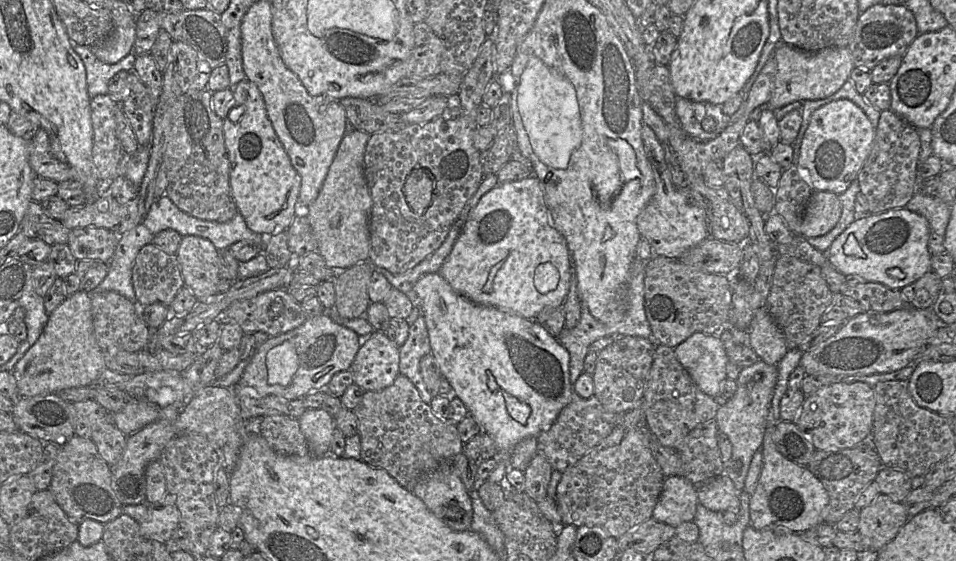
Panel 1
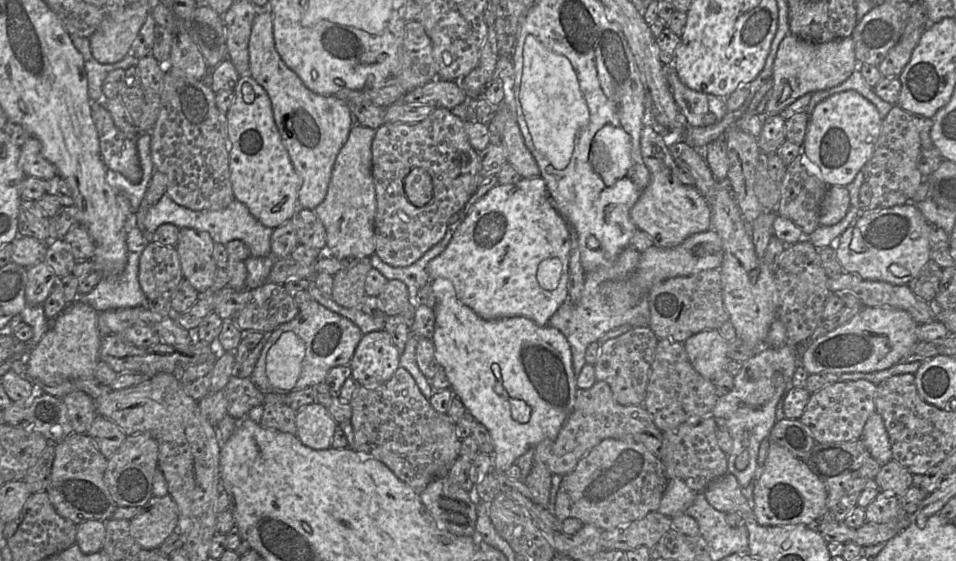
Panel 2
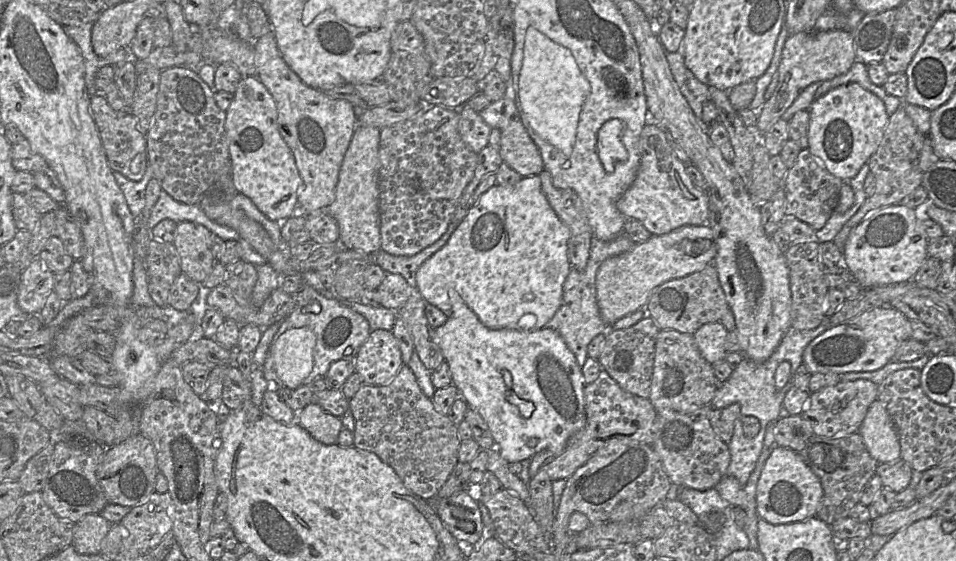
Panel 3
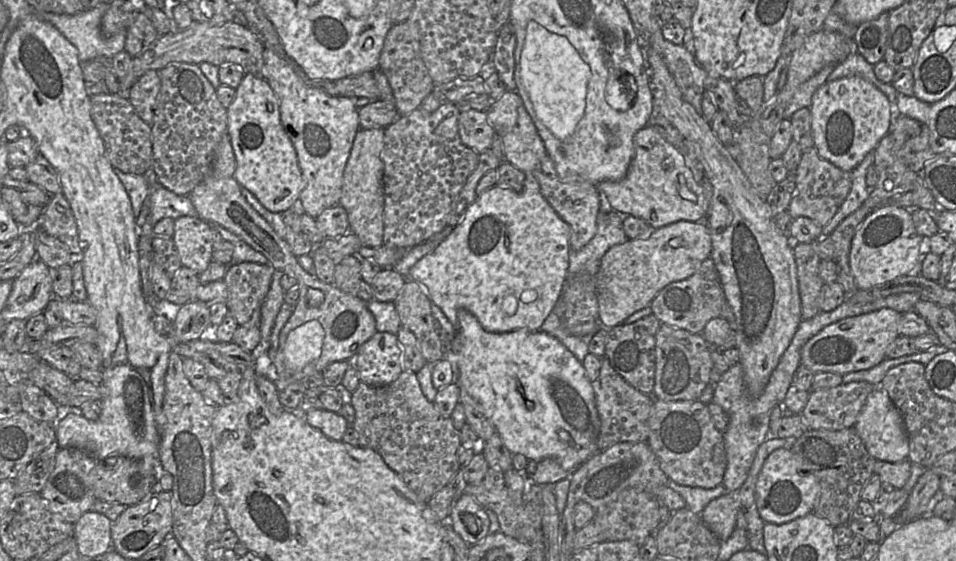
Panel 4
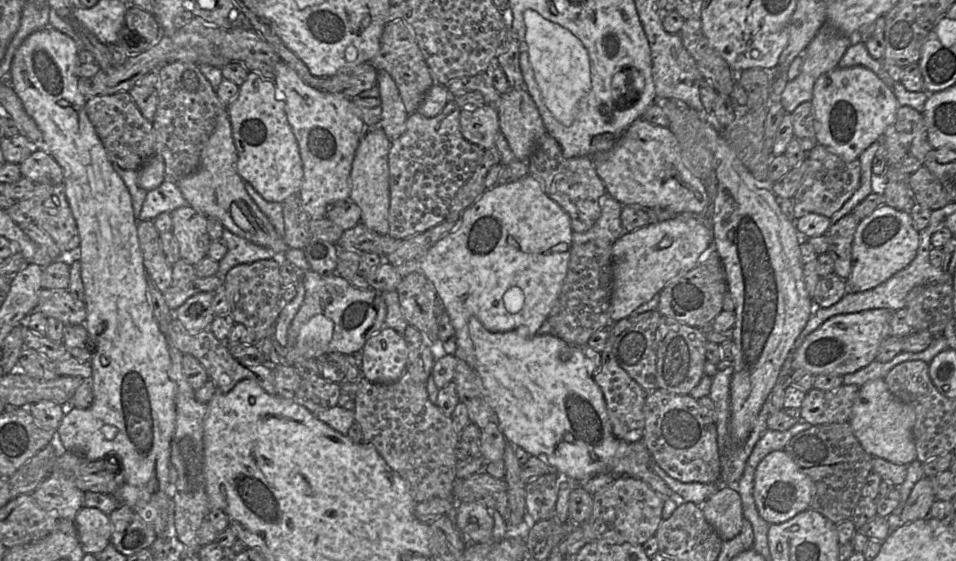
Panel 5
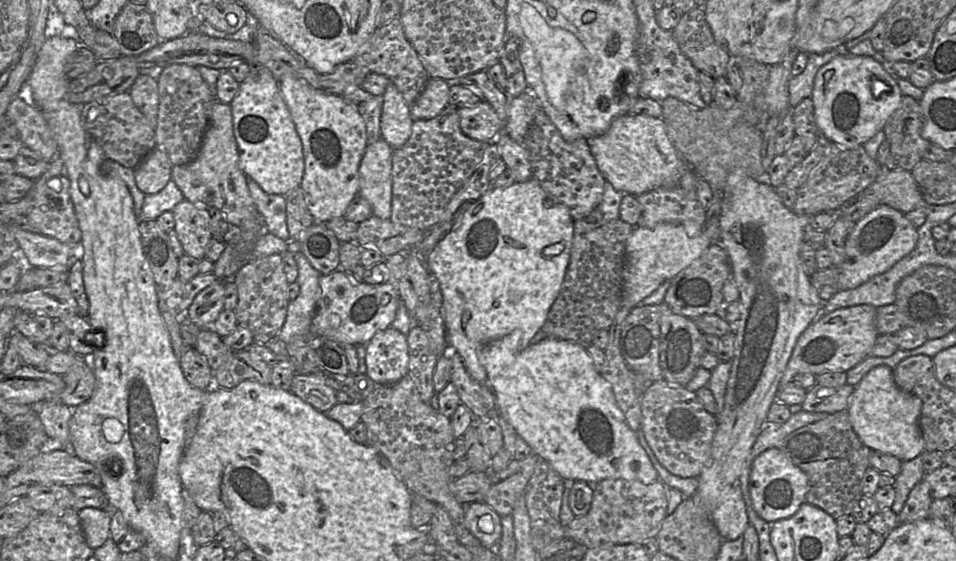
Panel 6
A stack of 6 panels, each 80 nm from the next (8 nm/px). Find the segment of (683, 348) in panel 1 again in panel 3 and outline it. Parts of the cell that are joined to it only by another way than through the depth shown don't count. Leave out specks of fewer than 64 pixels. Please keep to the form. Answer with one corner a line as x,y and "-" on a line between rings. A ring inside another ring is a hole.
719,322
707,323
694,334
694,340
701,355
711,364
724,360
727,329

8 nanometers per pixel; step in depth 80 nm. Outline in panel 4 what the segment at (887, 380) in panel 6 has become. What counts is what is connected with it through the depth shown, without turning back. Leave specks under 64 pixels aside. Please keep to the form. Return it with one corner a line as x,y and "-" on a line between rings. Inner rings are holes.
880,386
869,394
861,413
854,425
854,429
868,453
876,460
899,463
908,460
909,439
903,417
887,392

